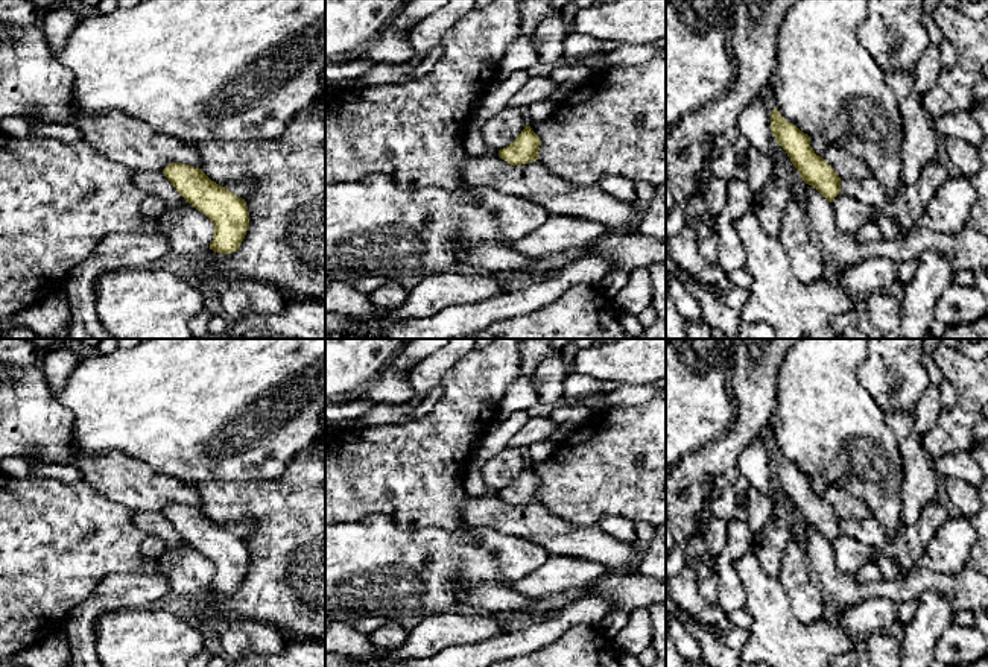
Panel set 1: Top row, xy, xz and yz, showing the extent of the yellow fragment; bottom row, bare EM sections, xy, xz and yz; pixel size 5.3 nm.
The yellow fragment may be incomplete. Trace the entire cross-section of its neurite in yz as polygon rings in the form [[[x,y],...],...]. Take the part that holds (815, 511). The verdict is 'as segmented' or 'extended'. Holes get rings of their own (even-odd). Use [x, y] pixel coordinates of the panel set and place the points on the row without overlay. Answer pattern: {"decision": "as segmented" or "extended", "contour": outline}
{"decision": "as segmented", "contour": [[[778,448],[771,453],[771,471],[803,521],[815,527],[828,542],[833,542],[841,533],[841,518],[822,497],[815,494],[810,477],[789,463]]]}

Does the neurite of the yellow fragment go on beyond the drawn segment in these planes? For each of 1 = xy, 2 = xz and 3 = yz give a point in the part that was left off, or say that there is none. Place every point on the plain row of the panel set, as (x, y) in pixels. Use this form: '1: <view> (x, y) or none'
1: none
2: none
3: none

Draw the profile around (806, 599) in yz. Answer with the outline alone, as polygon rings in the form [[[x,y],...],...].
[[[790,530],[790,538],[780,561],[777,579],[783,585],[793,615],[810,624],[824,617],[824,593],[810,577],[806,541]]]

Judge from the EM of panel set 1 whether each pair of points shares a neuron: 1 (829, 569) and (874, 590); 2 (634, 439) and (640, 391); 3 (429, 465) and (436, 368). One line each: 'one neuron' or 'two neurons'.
1: one neuron
2: two neurons
3: two neurons

